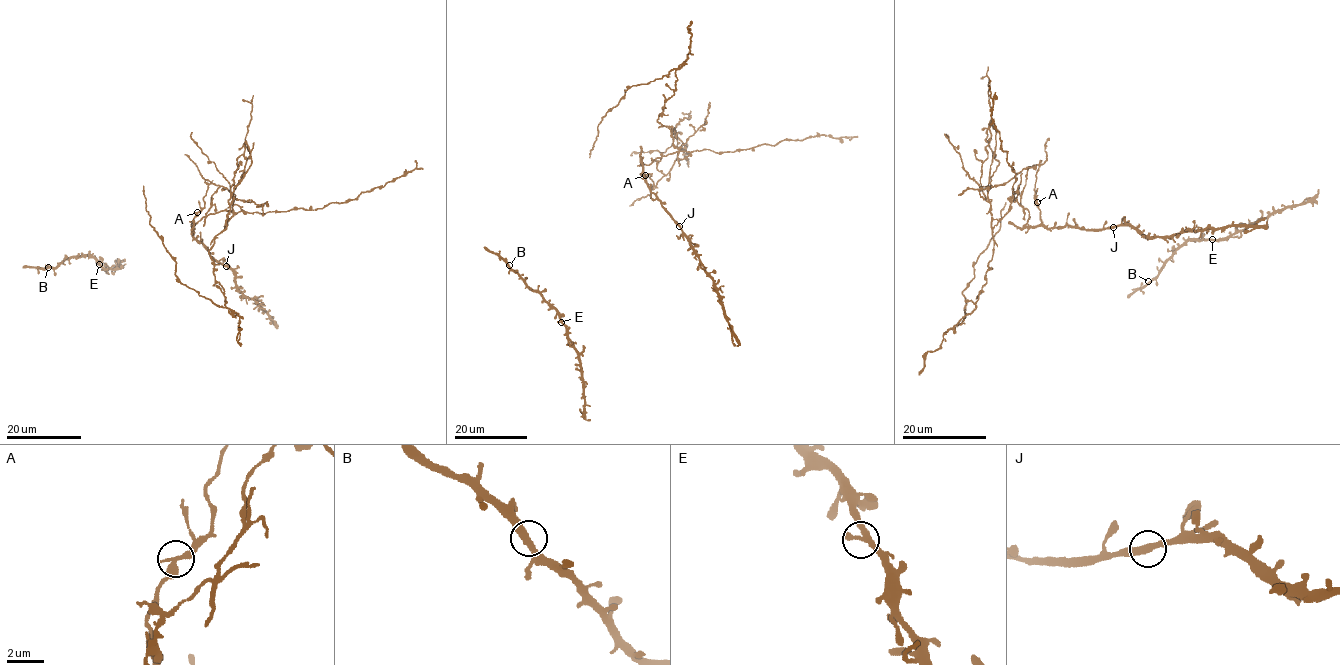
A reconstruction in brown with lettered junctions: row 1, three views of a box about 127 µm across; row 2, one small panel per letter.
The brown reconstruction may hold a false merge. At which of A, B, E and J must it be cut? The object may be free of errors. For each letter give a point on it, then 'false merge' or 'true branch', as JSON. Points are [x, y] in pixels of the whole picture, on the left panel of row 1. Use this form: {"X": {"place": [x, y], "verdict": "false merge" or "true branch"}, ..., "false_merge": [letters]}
{"A": {"place": [197, 212], "verdict": "false merge"}, "B": {"place": [48, 267], "verdict": "true branch"}, "E": {"place": [99, 264], "verdict": "true branch"}, "J": {"place": [226, 266], "verdict": "true branch"}, "false_merge": ["A"]}

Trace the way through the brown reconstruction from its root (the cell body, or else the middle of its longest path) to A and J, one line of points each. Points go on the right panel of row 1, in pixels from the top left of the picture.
A: (1029, 214), (1028, 224), (1042, 223), (1037, 203)
J: (1029, 214), (1027, 223), (1030, 226), (1057, 228), (1067, 225), (1095, 230), (1113, 227)

